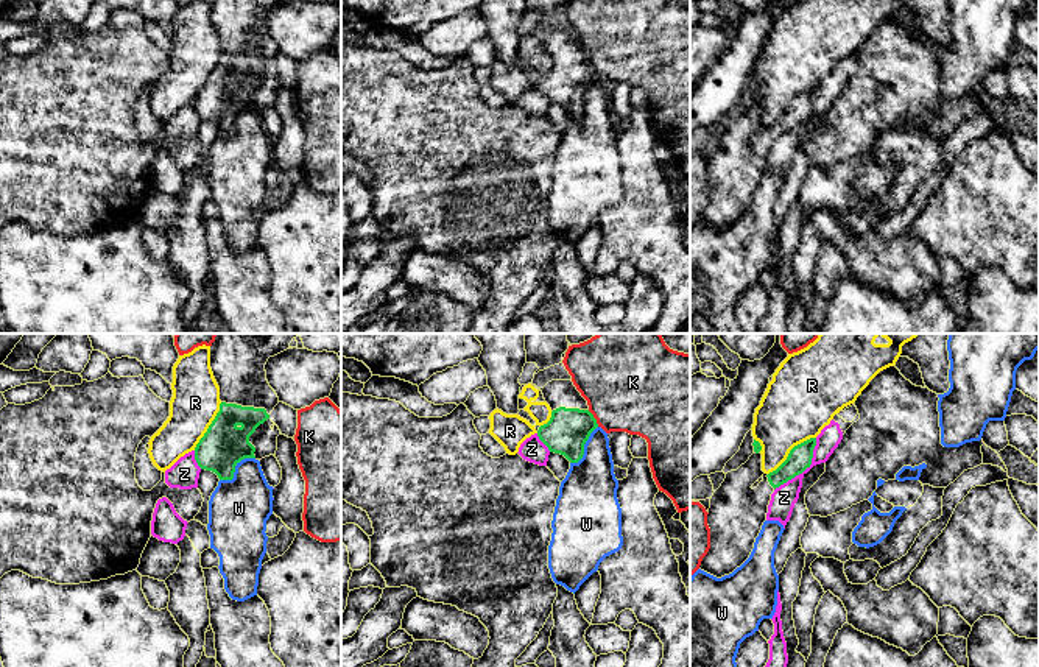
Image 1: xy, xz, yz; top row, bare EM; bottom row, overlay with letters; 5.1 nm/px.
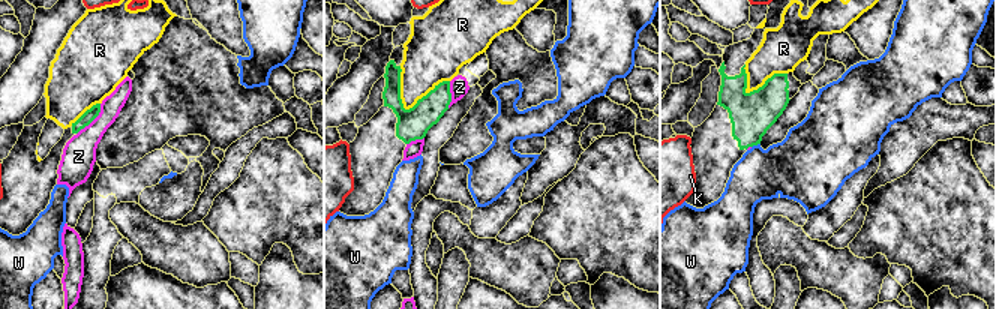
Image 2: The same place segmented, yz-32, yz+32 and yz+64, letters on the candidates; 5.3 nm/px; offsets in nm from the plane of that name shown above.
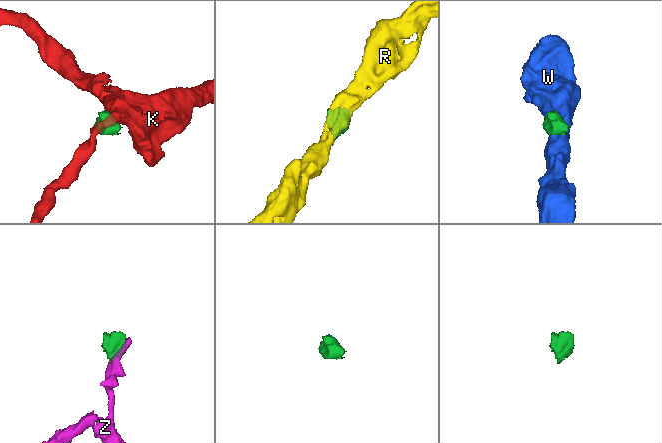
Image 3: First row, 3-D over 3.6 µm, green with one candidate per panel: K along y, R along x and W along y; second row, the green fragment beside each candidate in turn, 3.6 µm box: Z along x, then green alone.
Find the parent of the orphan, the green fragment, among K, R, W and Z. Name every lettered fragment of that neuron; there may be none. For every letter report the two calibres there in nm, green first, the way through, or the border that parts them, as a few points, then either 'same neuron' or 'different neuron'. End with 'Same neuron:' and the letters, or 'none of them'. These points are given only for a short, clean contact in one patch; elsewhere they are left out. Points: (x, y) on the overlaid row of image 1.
K: calibres 220 and 480 nm; border xz (588, 410), (598, 426); different neuron
R: calibres 120 and 360 nm; border yz (815, 437), (798, 443), (768, 474); different neuron
W: calibres 240 and 320 nm; border xy (254, 457), (245, 457), (235, 466), (231, 479), (220, 480); different neuron
Z: calibres 120 and 130 nm; border yz (817, 438), (812, 462), (774, 490); different neuron
Same neuron: none of them

